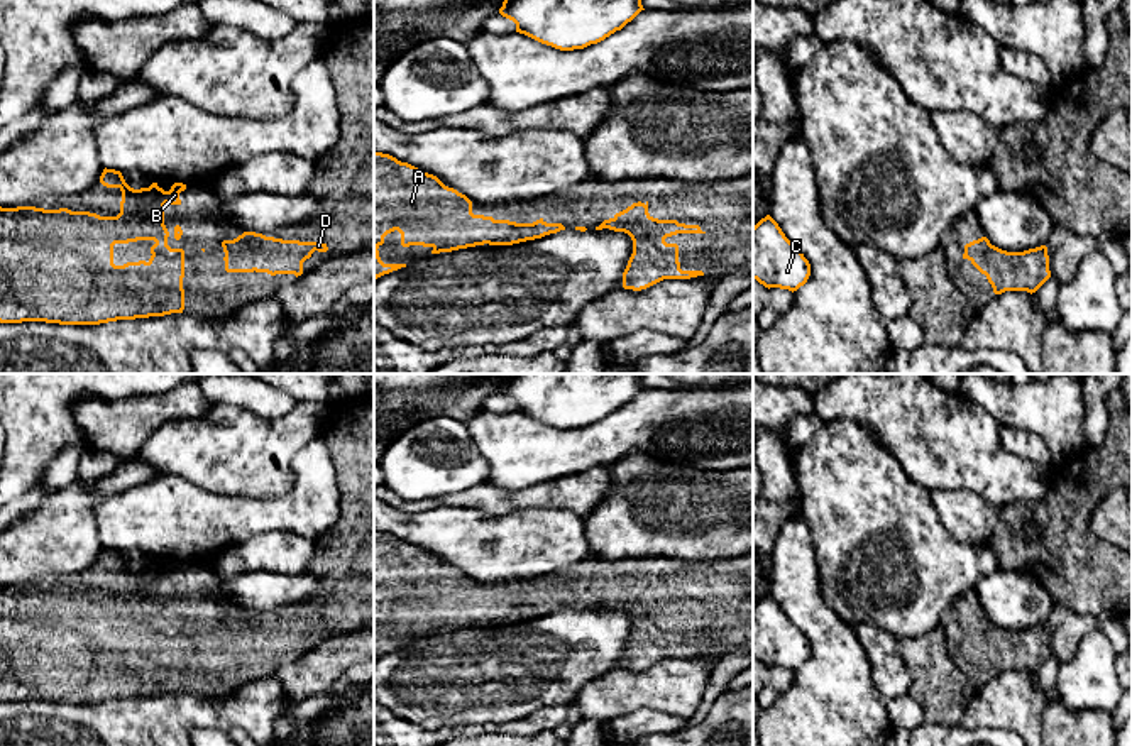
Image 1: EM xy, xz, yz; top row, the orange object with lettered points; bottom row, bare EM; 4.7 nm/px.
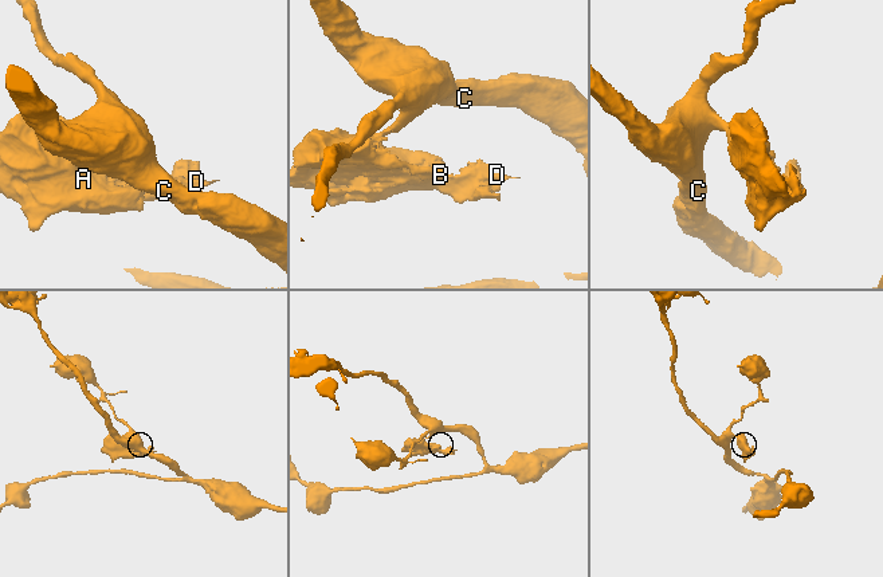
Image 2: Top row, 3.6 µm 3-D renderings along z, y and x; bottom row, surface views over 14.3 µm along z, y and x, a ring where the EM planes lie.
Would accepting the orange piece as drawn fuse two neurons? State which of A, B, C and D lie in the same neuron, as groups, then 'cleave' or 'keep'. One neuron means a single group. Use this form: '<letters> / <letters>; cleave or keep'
A B C D; keep

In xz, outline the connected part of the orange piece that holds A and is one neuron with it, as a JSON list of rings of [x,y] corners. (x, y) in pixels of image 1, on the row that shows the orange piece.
[[[374,152],[374,281],[384,274],[406,267],[406,264],[384,264],[379,247],[384,237],[398,230],[401,245],[431,247],[431,254],[452,252],[475,245],[513,245],[541,239],[565,230],[562,223],[547,223],[543,218],[533,223],[494,220],[474,215],[472,201],[453,188],[445,186],[437,176],[382,152]]]

